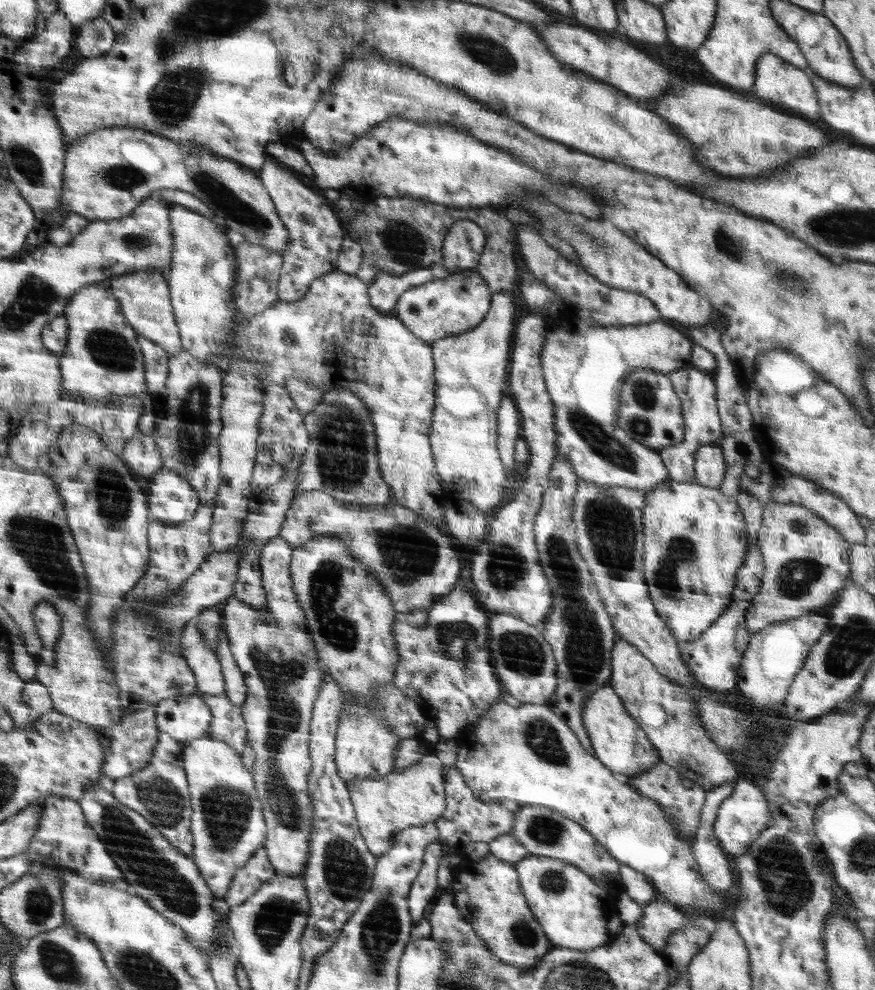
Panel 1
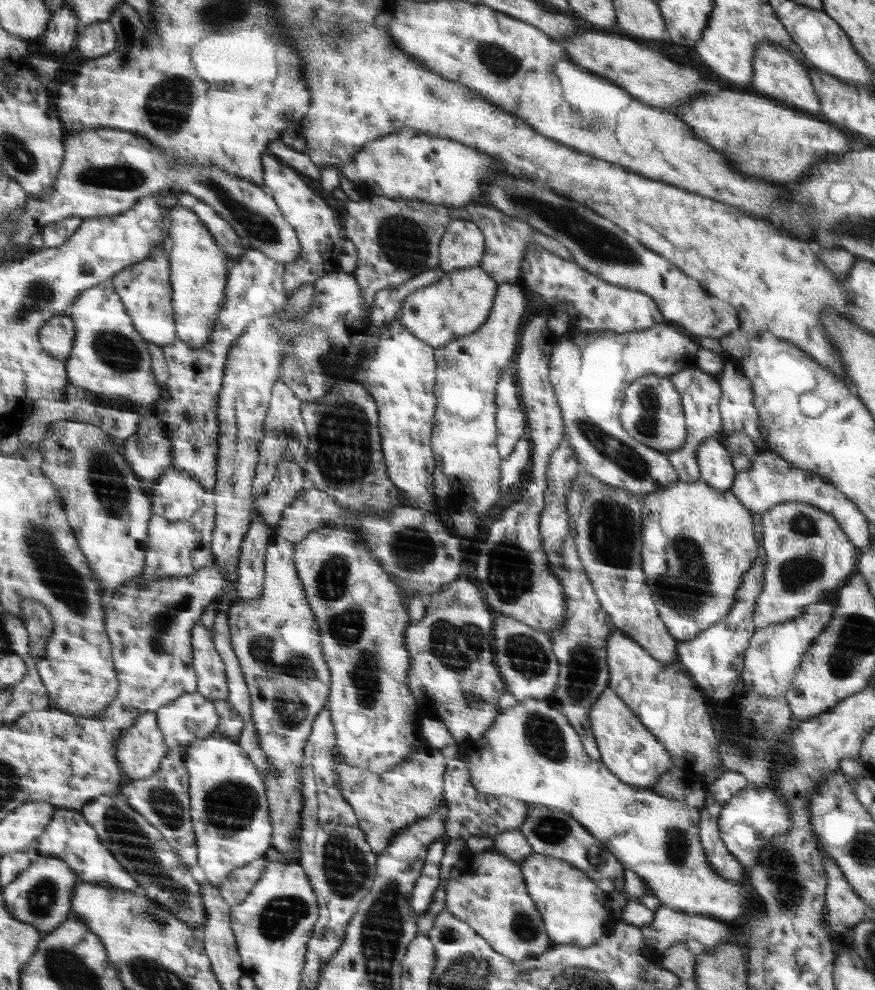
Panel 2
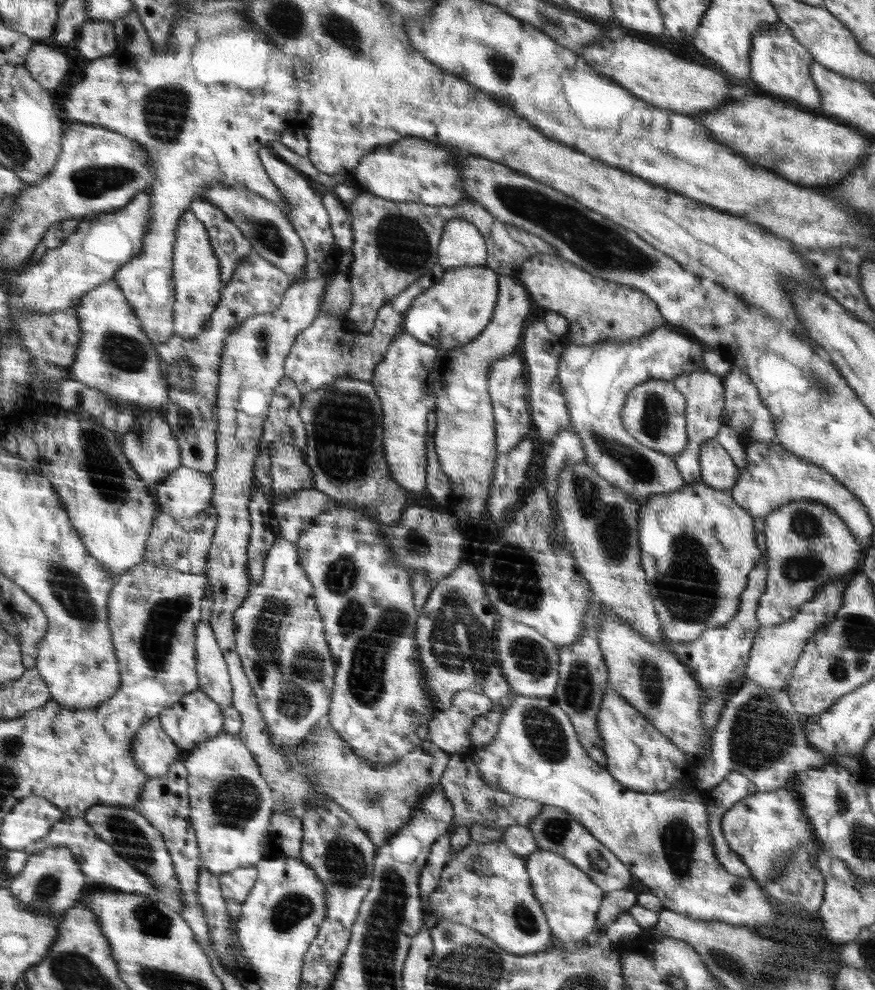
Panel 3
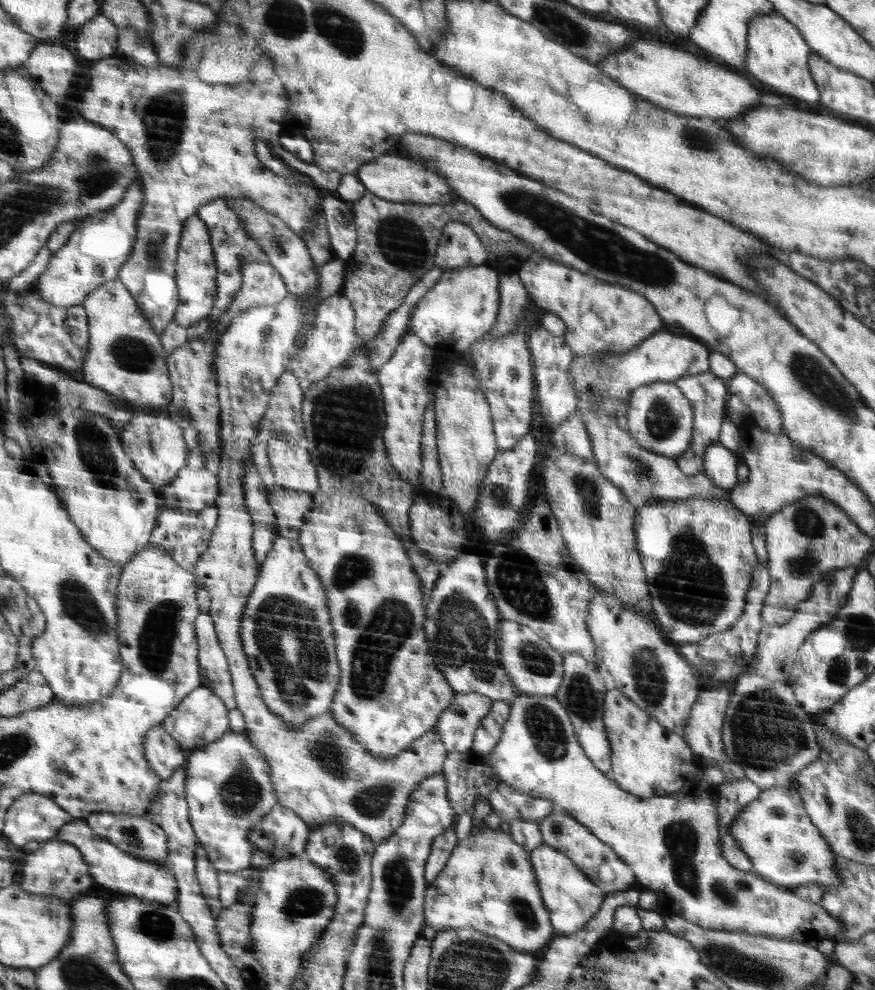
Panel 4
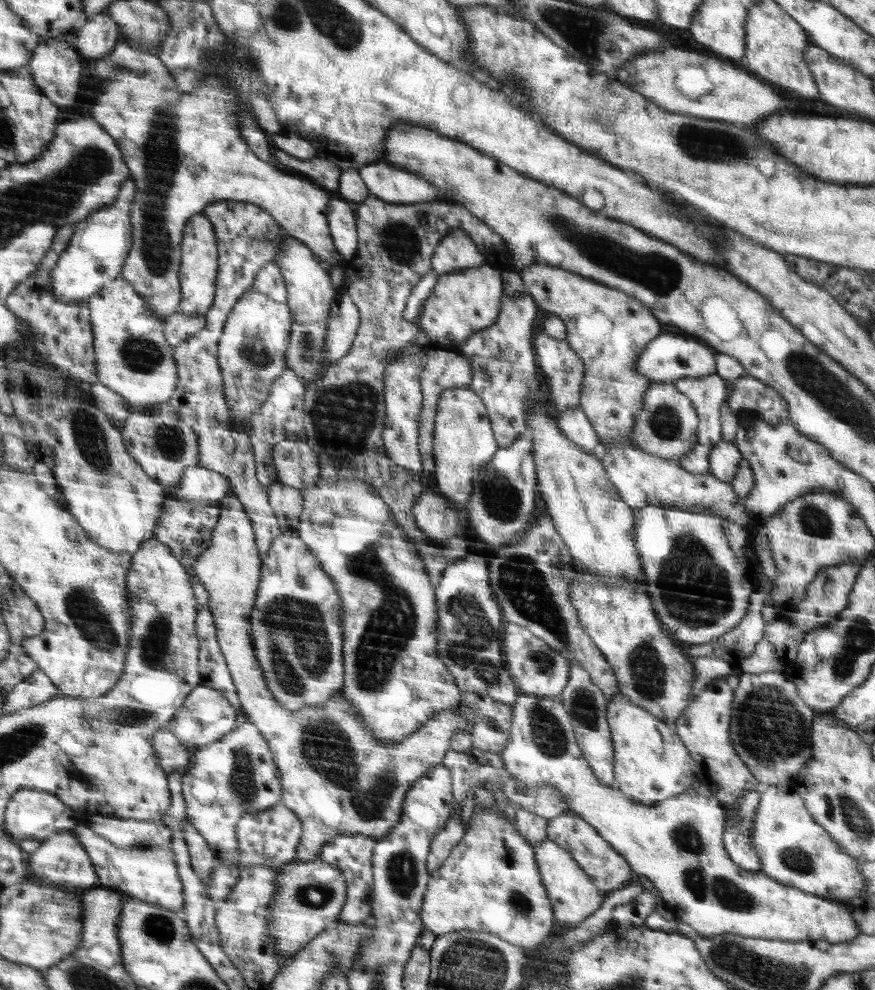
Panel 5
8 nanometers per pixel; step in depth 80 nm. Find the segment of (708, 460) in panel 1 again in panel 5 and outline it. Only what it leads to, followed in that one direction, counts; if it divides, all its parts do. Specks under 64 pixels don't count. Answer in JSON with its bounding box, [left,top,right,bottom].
[709,440,744,483]

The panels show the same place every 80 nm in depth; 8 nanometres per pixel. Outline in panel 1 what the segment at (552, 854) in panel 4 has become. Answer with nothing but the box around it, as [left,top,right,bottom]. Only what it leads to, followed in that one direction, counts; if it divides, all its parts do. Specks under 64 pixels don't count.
[515,855,623,950]

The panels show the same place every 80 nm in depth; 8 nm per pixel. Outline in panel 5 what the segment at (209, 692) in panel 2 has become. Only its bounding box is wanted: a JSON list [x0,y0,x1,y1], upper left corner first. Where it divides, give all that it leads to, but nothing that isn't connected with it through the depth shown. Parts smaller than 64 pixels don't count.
[195,605,240,710]

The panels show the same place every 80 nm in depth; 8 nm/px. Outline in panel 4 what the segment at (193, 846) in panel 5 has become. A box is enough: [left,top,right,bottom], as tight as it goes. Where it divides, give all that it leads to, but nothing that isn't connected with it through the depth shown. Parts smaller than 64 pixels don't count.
[194,841,222,917]

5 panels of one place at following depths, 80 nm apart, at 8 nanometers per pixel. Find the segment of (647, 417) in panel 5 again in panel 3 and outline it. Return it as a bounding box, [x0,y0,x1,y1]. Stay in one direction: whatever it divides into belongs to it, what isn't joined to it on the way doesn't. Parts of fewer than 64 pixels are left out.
[621,380,689,455]

